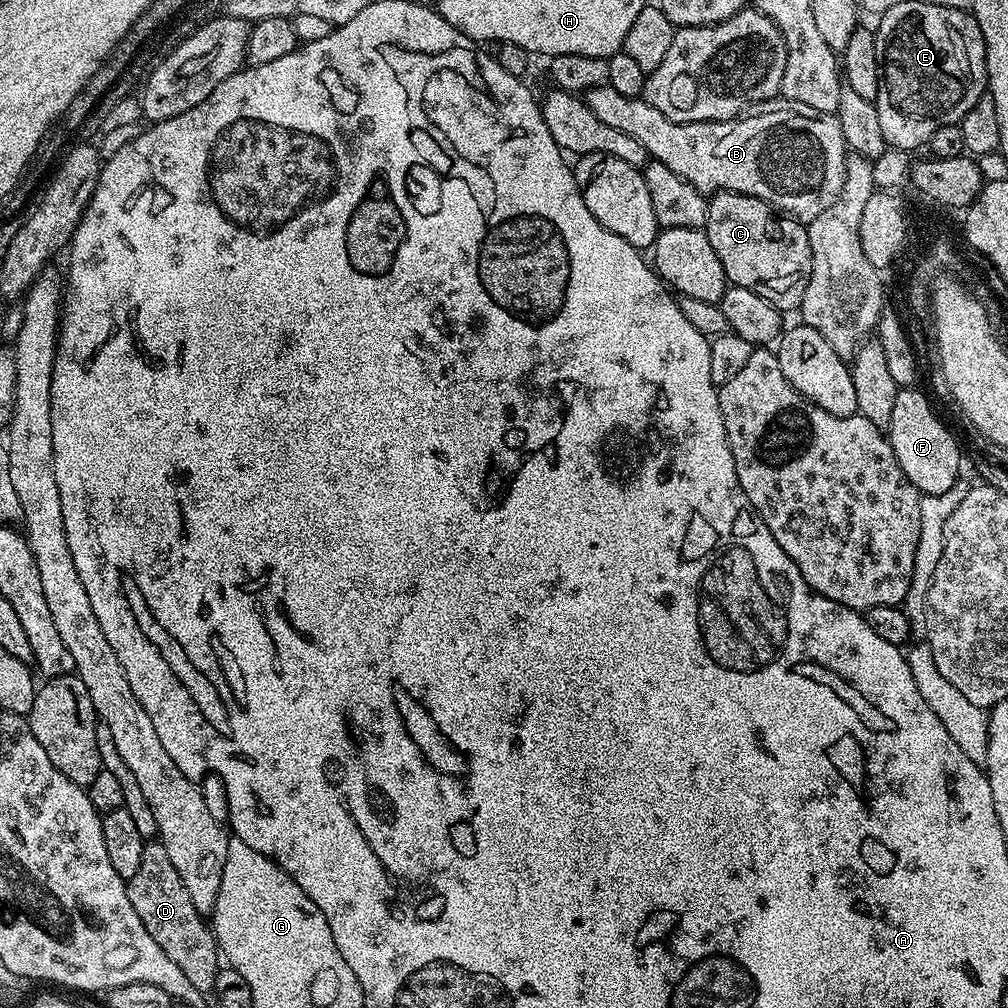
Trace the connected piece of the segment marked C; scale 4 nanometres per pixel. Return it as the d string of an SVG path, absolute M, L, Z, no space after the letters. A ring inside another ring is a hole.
M714 192L708 200L702 231L710 238L714 254L718 254L729 285L754 290L778 309L799 309L812 269L810 238L801 221L777 212L757 196Z

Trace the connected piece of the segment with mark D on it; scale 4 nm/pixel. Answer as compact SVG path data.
M159 842L145 843L142 850L142 866L134 873L134 878L127 880L130 906L134 906L134 914L142 918L142 926L150 930L150 938L166 950L166 958L182 969L182 974L190 978L194 990L208 994L216 981L216 975L222 967L222 953L216 943L216 935L212 933L209 921L194 910L194 902L190 902L190 893L182 886L182 878L178 878L178 870L170 863L166 855L166 846Z

